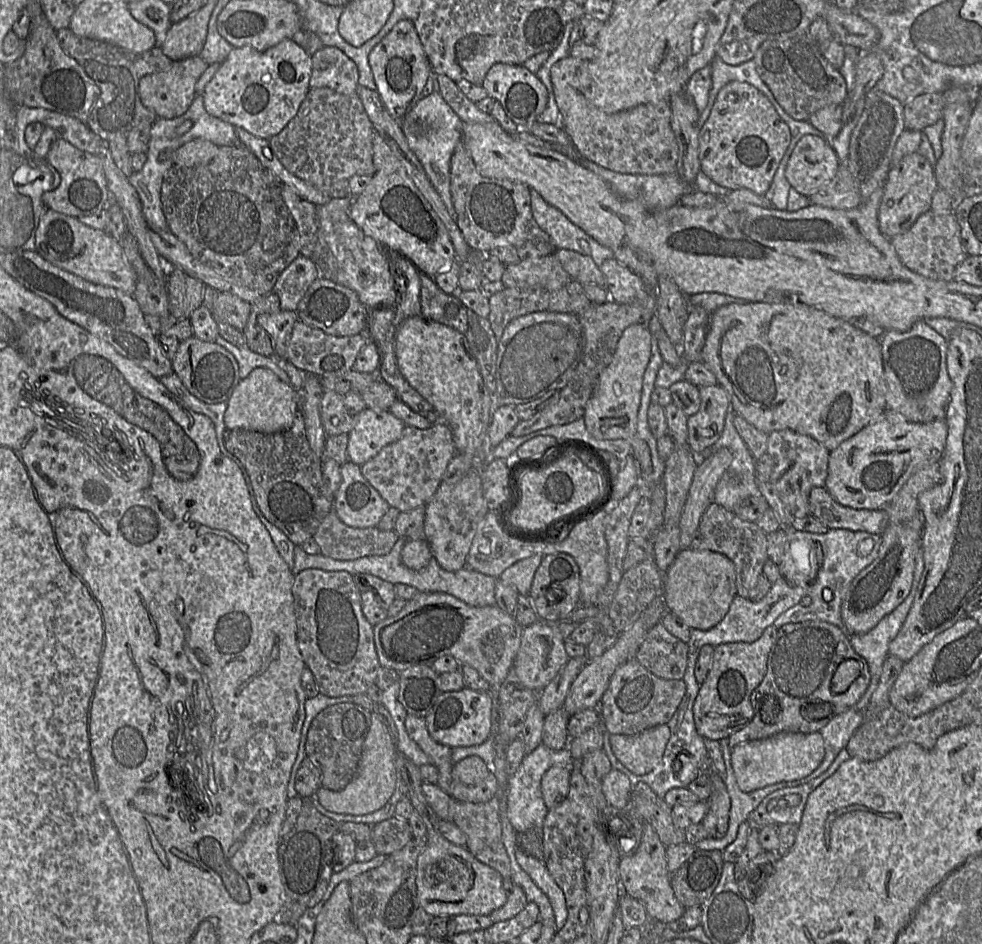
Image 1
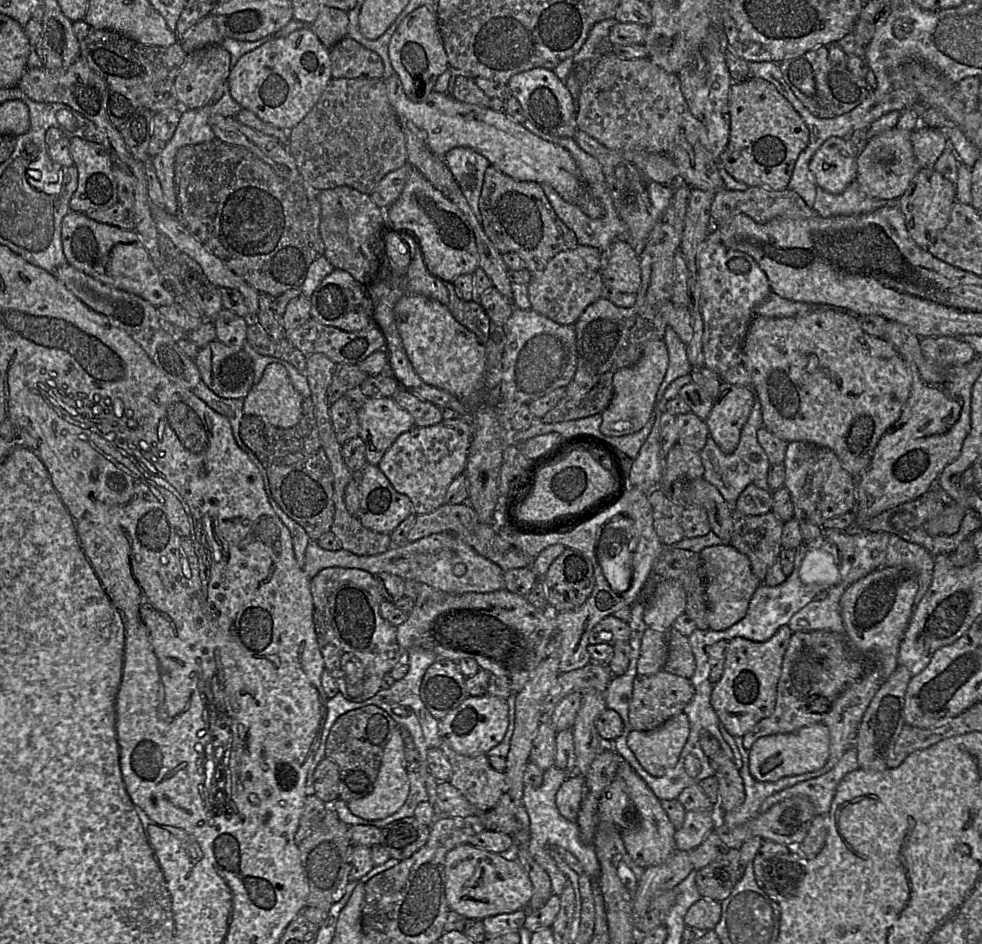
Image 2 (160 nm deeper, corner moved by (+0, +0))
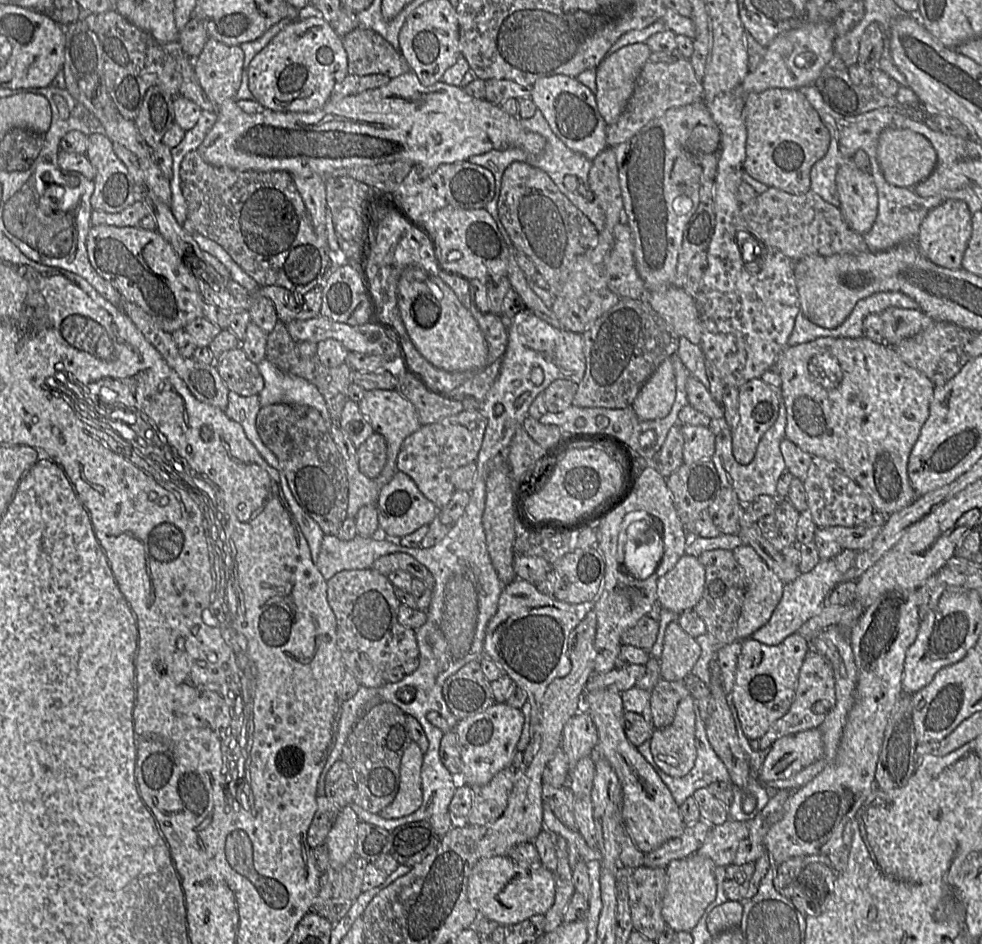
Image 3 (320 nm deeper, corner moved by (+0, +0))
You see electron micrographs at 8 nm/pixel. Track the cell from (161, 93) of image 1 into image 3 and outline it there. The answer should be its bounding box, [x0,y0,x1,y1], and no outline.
[194,38,244,106]

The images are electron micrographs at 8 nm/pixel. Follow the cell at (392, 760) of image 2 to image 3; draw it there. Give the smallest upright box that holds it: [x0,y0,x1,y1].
[379,742,424,819]

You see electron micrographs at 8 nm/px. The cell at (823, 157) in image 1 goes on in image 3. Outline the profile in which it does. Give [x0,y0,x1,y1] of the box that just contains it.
[836,159,878,234]

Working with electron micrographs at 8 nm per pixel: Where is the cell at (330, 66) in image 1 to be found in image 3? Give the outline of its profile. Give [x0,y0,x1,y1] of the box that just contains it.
[342,26,411,79]

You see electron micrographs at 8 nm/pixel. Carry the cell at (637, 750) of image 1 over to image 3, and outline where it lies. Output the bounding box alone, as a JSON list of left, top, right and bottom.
[649,695,697,777]

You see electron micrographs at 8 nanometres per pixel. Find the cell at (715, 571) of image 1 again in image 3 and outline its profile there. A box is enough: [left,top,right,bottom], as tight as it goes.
[732,545,786,639]

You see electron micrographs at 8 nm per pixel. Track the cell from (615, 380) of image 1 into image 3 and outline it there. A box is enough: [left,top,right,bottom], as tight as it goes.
[631,357,675,420]

